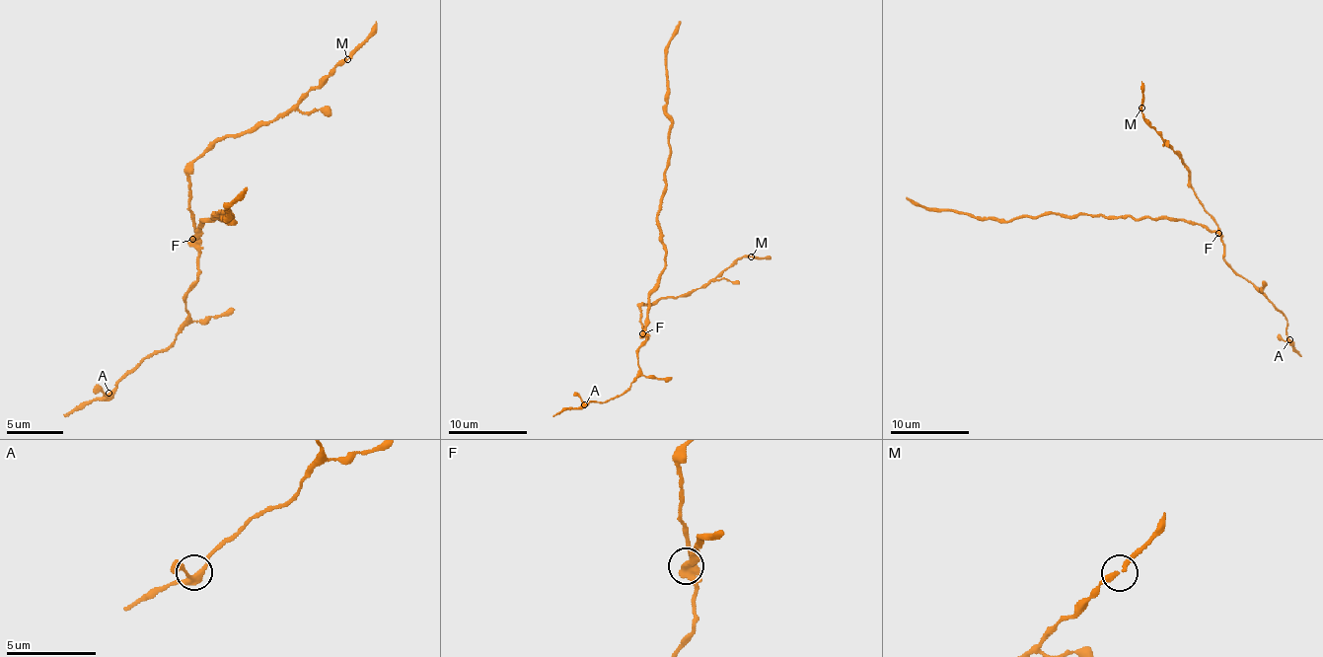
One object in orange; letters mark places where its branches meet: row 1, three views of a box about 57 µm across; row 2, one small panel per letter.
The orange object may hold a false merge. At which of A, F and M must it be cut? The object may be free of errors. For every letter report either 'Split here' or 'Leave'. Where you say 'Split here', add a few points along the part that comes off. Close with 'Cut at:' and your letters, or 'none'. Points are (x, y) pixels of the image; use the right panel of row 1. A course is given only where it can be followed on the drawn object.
A: Leave
F: Split here. Course of the part to remove: (1218, 233), (1197, 223), (1151, 217), (1040, 215), (1008, 221), (977, 219), (949, 209), (927, 209), (906, 197)
M: Leave
Cut at: F

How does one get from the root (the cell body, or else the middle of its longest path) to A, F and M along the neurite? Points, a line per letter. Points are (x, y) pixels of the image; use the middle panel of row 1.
A: (653, 288), (647, 310), (647, 341), (637, 353), (639, 375), (624, 393), (604, 402), (590, 401), (584, 404)
F: (653, 288), (643, 333)
M: (653, 288), (645, 333), (641, 306), (653, 306), (661, 298), (675, 298), (708, 286), (726, 268), (750, 256)

